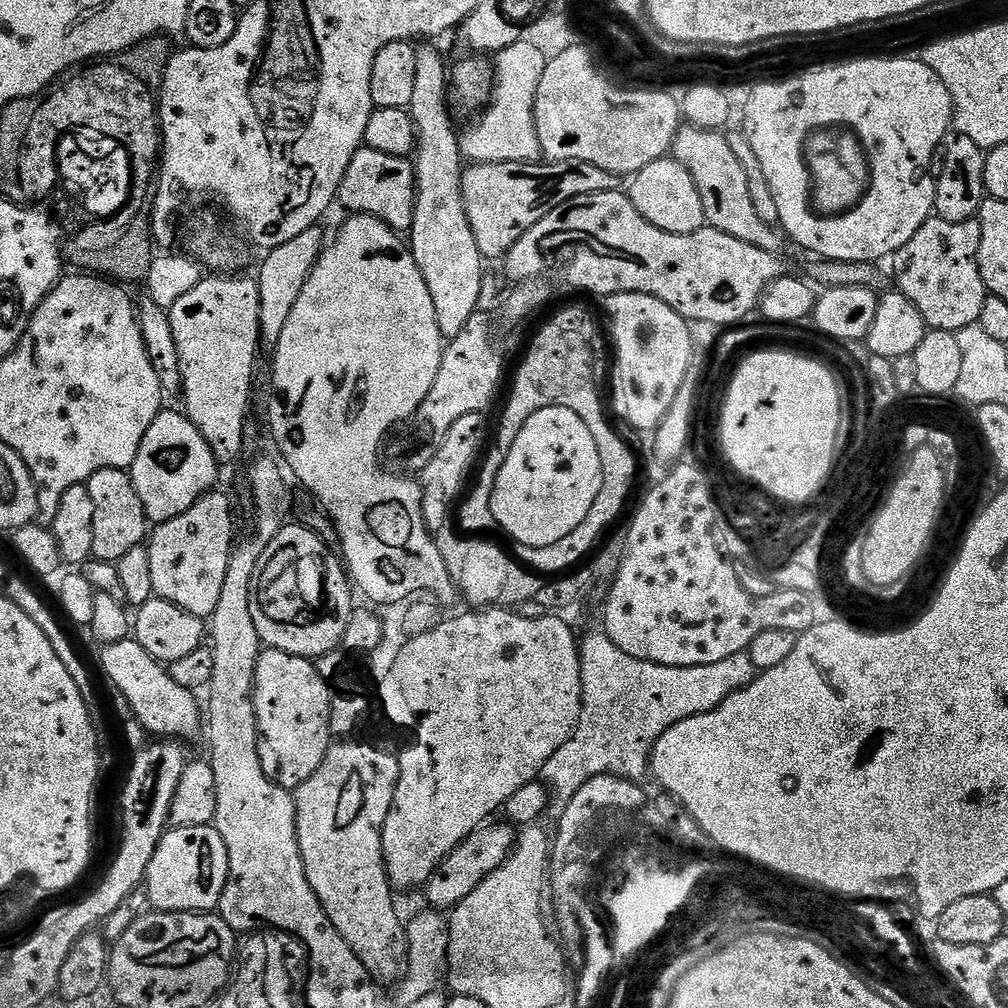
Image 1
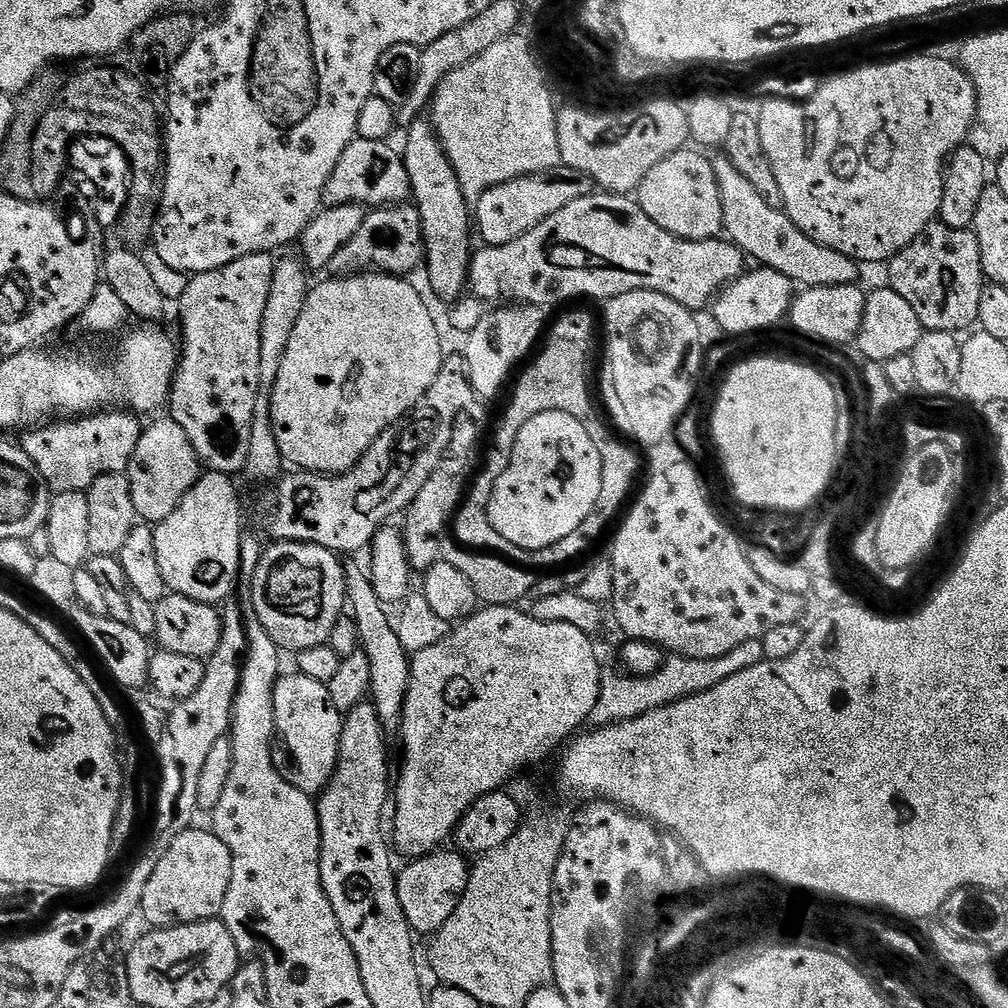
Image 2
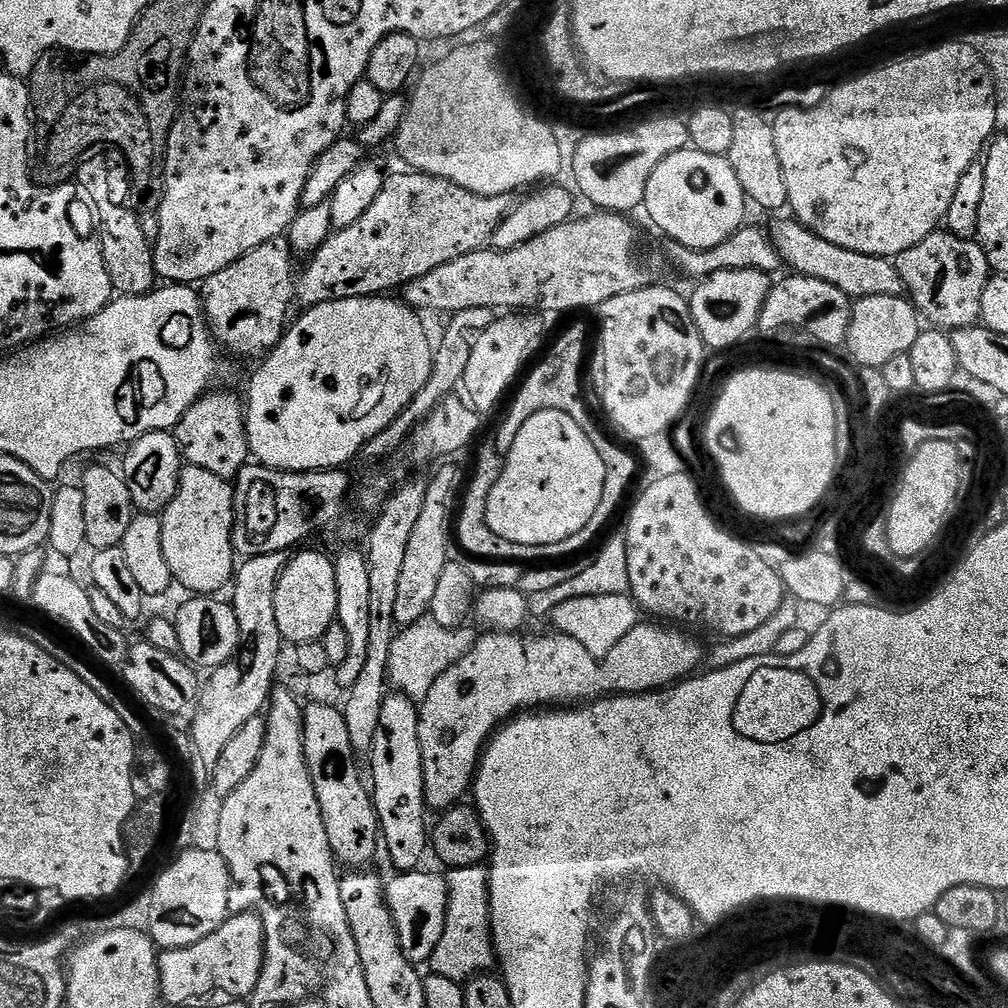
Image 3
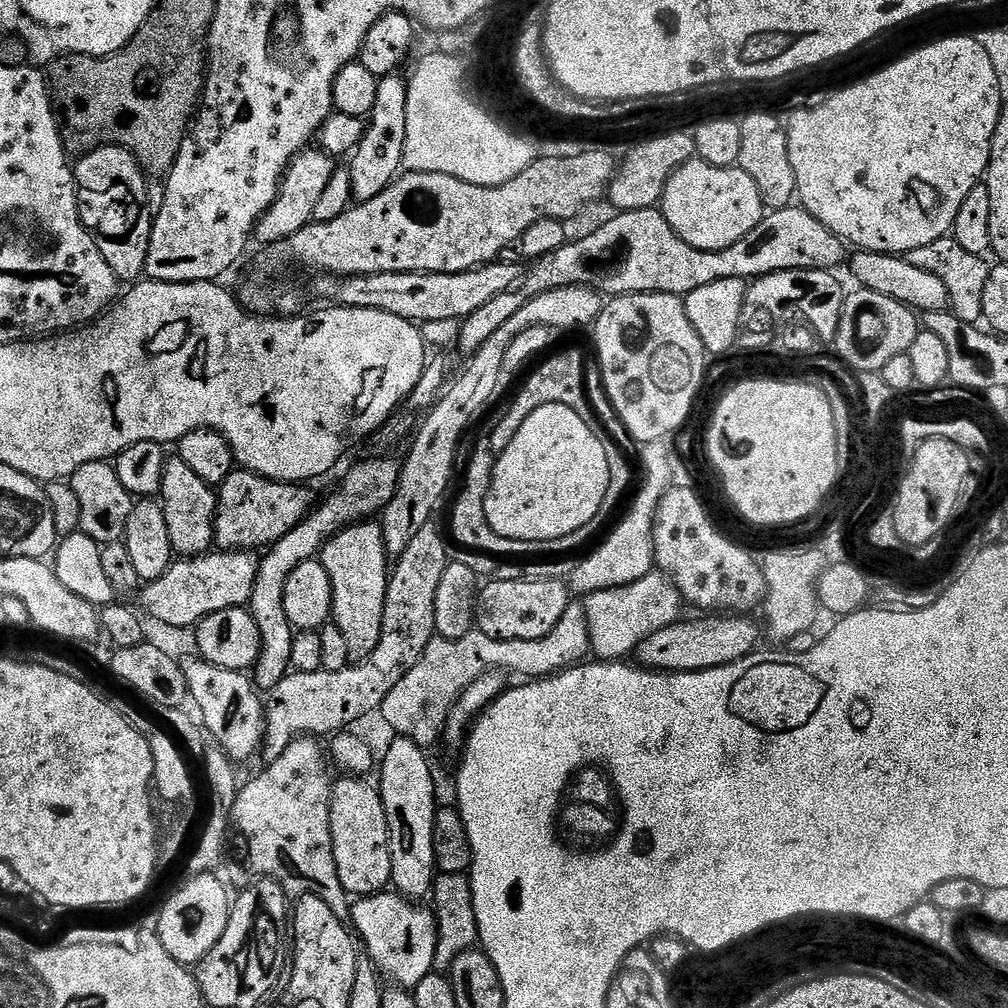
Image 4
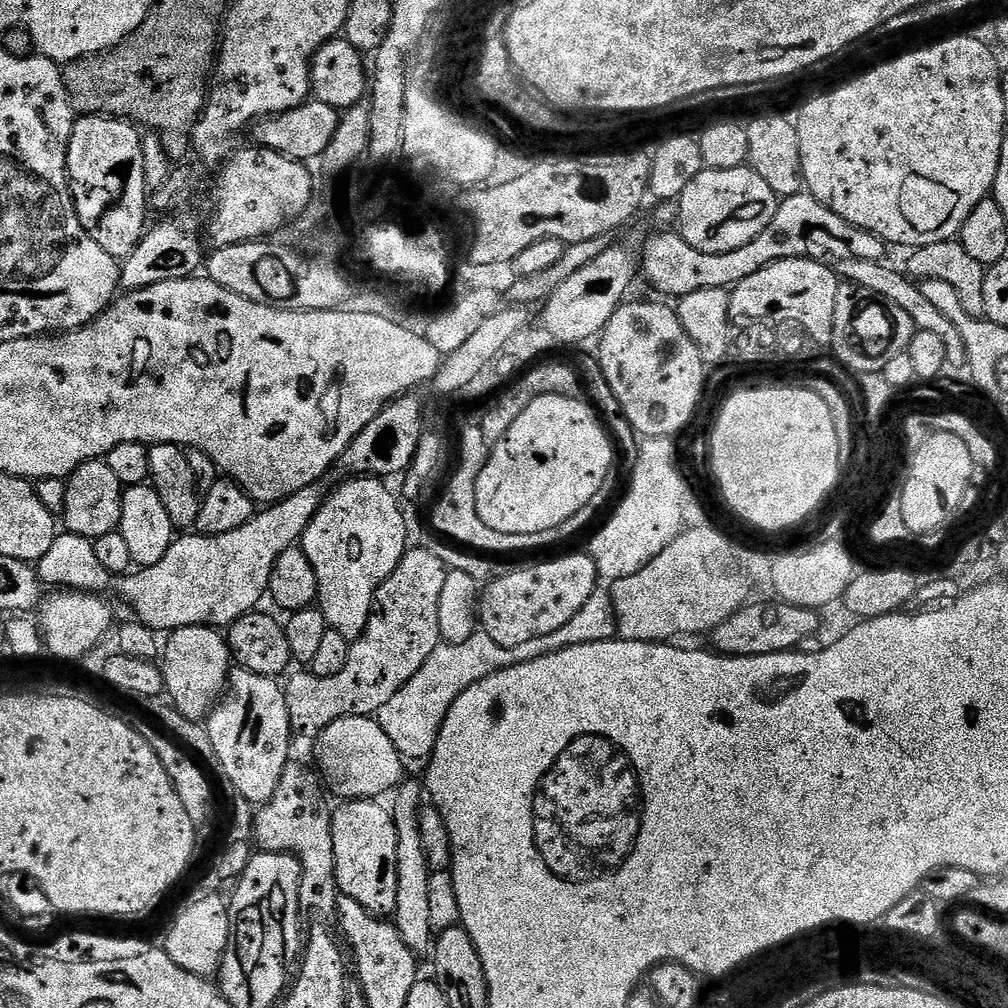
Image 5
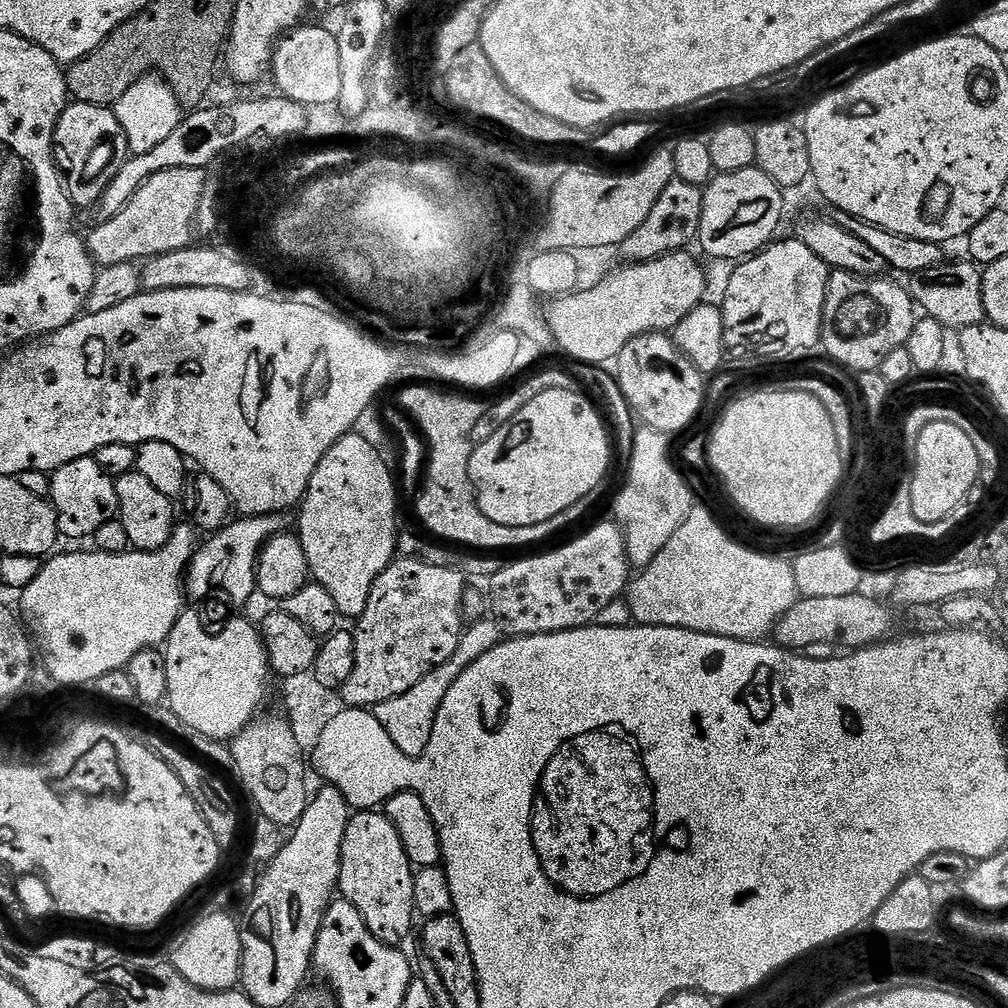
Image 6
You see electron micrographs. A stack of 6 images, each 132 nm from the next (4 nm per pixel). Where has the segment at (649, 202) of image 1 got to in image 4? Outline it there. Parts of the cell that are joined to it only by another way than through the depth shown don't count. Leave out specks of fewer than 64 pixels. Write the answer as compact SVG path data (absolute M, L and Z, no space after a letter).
M693 158L682 165L666 182L664 196L660 199L658 207L663 212L666 222L670 222L670 226L678 234L678 238L682 238L698 250L711 252L726 250L726 246L734 246L738 238L746 238L746 234L750 234L750 230L754 230L754 226L758 226L758 222L762 222L766 214L762 194L758 194L758 186L754 186L754 178L750 178L750 174L746 174L739 166L710 166L699 158Z

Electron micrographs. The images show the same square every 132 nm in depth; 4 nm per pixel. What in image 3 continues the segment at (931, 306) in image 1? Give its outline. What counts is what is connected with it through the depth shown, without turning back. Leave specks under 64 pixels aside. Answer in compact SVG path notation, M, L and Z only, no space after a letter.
M947 230L931 232L918 246L910 246L901 256L895 257L896 270L904 284L903 291L911 300L917 312L929 325L940 330L955 330L973 327L980 319L982 310L982 290L986 290L990 279L988 259L982 246L976 240L963 240Z

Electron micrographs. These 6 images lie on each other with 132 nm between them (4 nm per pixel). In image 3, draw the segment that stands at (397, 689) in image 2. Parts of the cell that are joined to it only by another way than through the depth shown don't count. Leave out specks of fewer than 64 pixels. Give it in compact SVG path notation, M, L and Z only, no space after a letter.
M390 692L383 700L378 727L369 745L370 786L373 804L379 818L383 845L397 871L415 871L429 847L425 802L424 771L421 743L418 742L419 707L411 697L401 692Z

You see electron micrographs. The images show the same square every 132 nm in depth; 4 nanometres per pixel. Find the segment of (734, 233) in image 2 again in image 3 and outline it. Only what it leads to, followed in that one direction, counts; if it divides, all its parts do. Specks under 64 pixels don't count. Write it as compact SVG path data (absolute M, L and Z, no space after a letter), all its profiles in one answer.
M787 219L770 228L770 235L781 261L785 265L789 264L792 267L789 269L795 275L830 282L830 286L838 286L842 294L856 300L862 297L898 296L903 293L904 284L891 259L842 250L842 246L834 246L834 242L826 242L826 238L815 236L799 220Z

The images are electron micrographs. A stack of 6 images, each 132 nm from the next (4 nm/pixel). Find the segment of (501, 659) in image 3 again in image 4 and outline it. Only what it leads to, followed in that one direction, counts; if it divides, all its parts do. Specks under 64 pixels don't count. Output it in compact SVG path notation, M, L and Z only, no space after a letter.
M708 614L703 617L705 620L684 620L666 626L650 638L641 642L636 649L634 656L641 665L653 671L663 672L701 672L707 668L717 668L738 662L742 658L753 655L757 651L760 636L762 640L762 628L755 624L754 621L748 620L744 614Z

